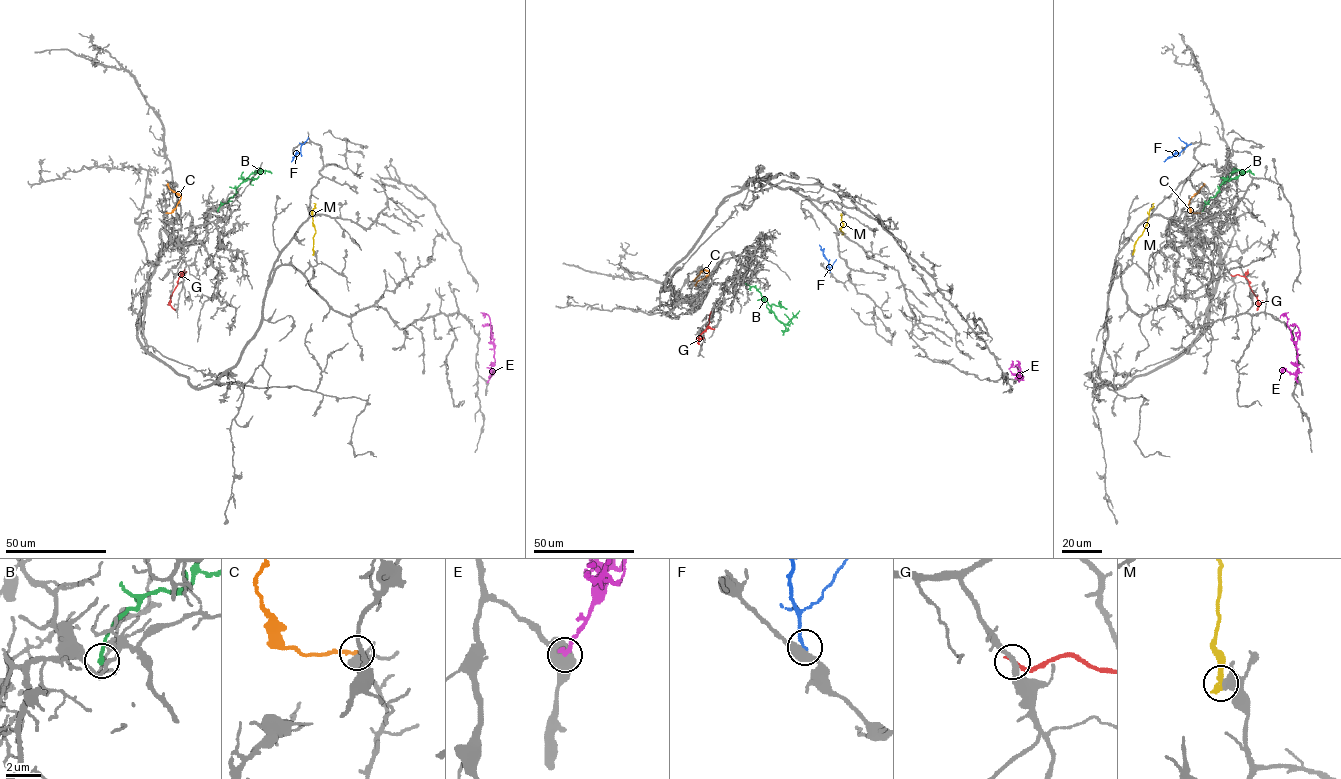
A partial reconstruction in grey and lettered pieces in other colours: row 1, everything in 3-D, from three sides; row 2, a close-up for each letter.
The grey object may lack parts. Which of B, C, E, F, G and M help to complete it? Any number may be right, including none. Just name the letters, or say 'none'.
none

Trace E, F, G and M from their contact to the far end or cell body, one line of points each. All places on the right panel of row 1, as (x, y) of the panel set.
E: (1298, 382), (1296, 343), (1286, 313), (1280, 317)
F: (1190, 144), (1164, 161)
G: (1231, 275), (1239, 275), (1248, 280), (1258, 303), (1256, 310)
M: (1132, 253), (1153, 203)

